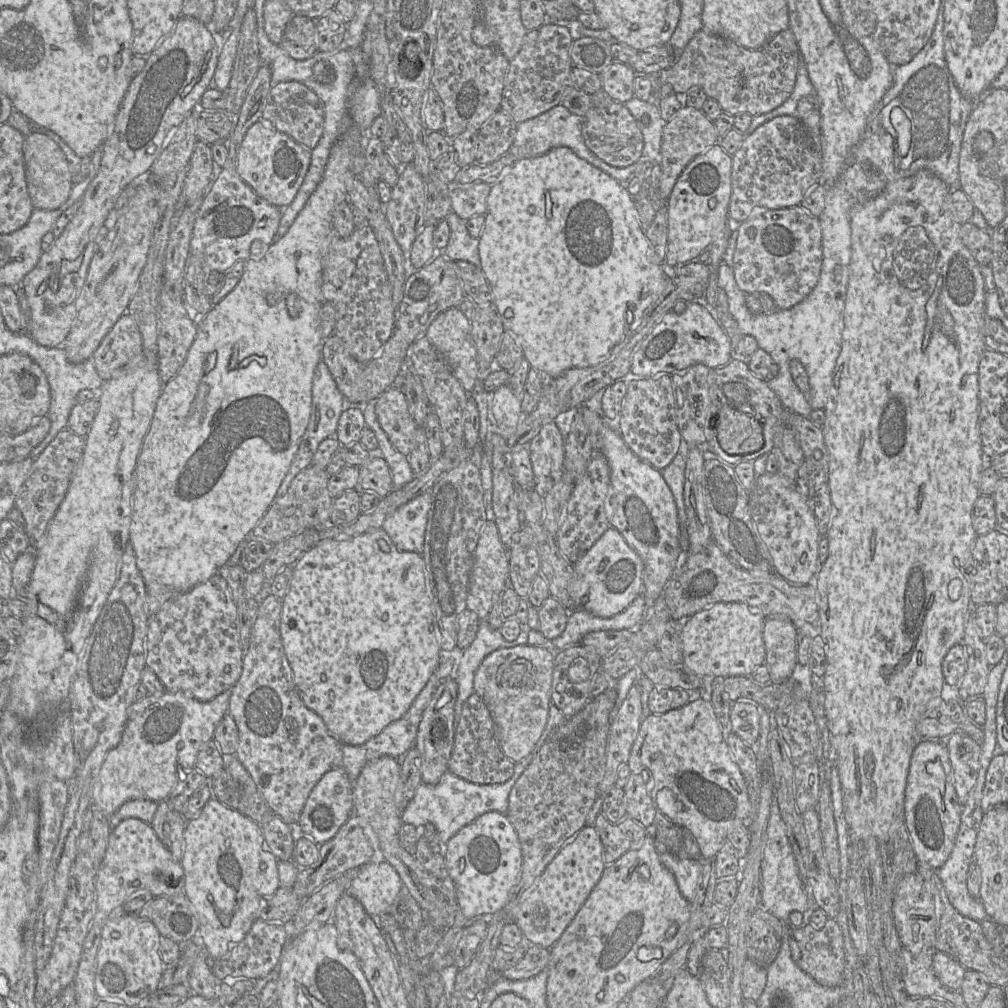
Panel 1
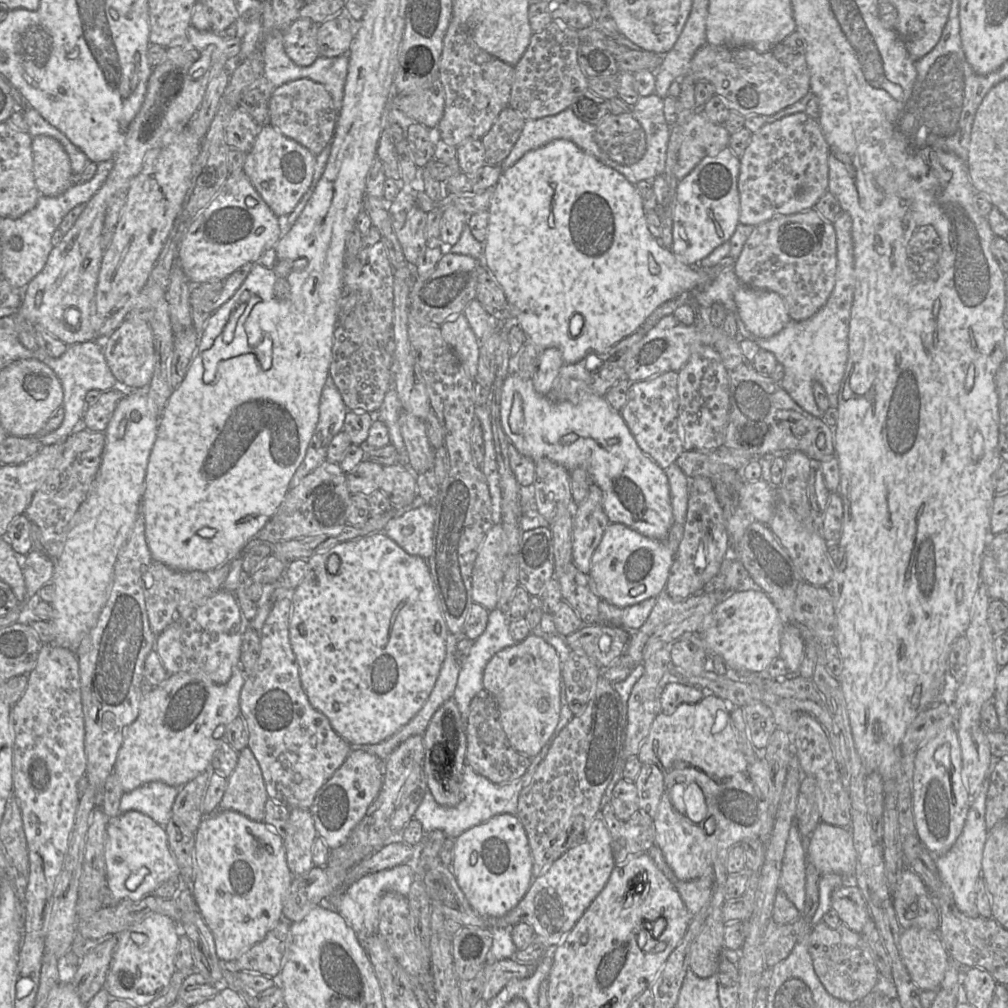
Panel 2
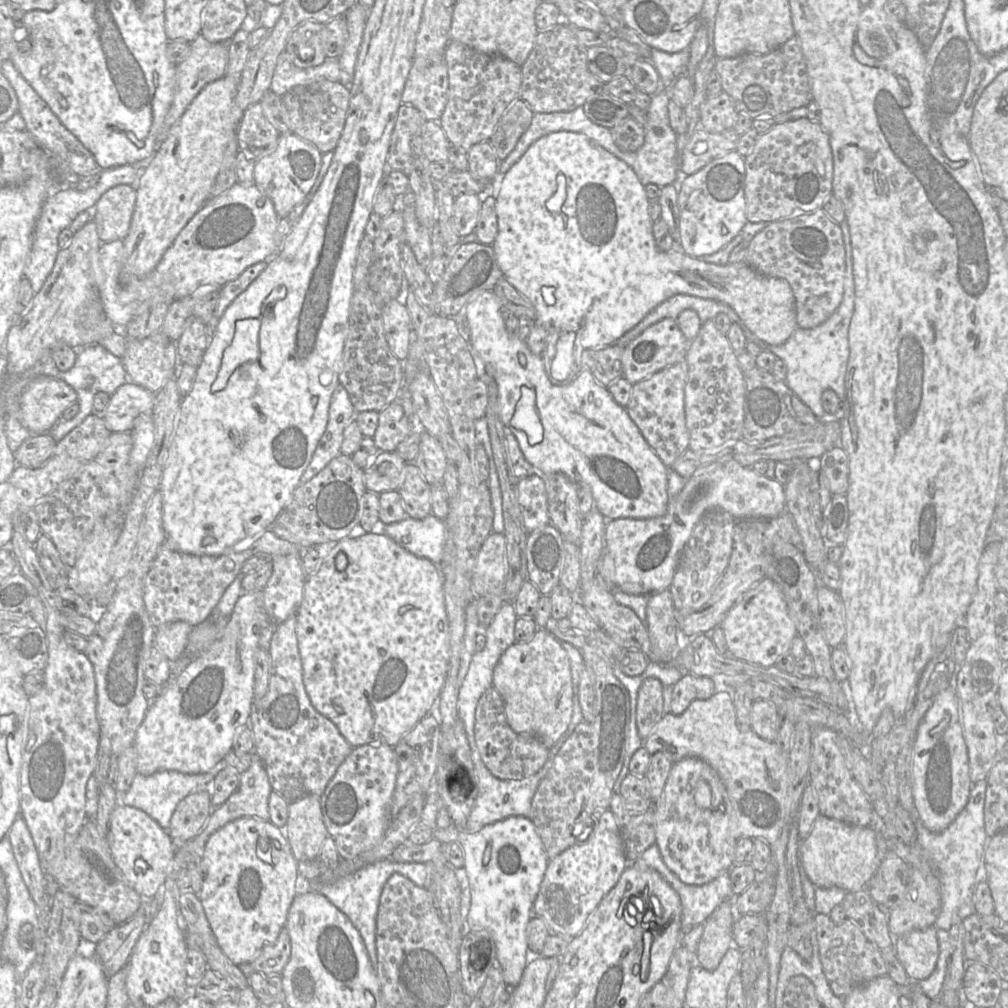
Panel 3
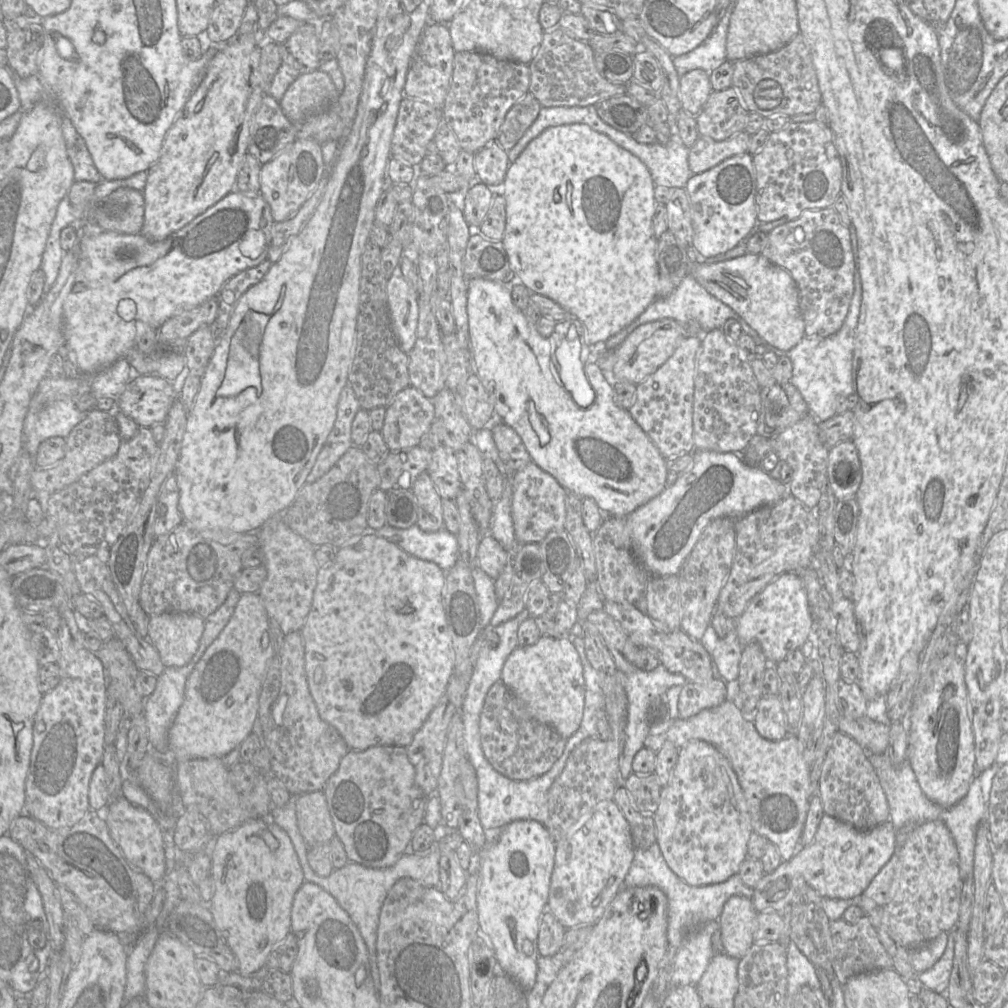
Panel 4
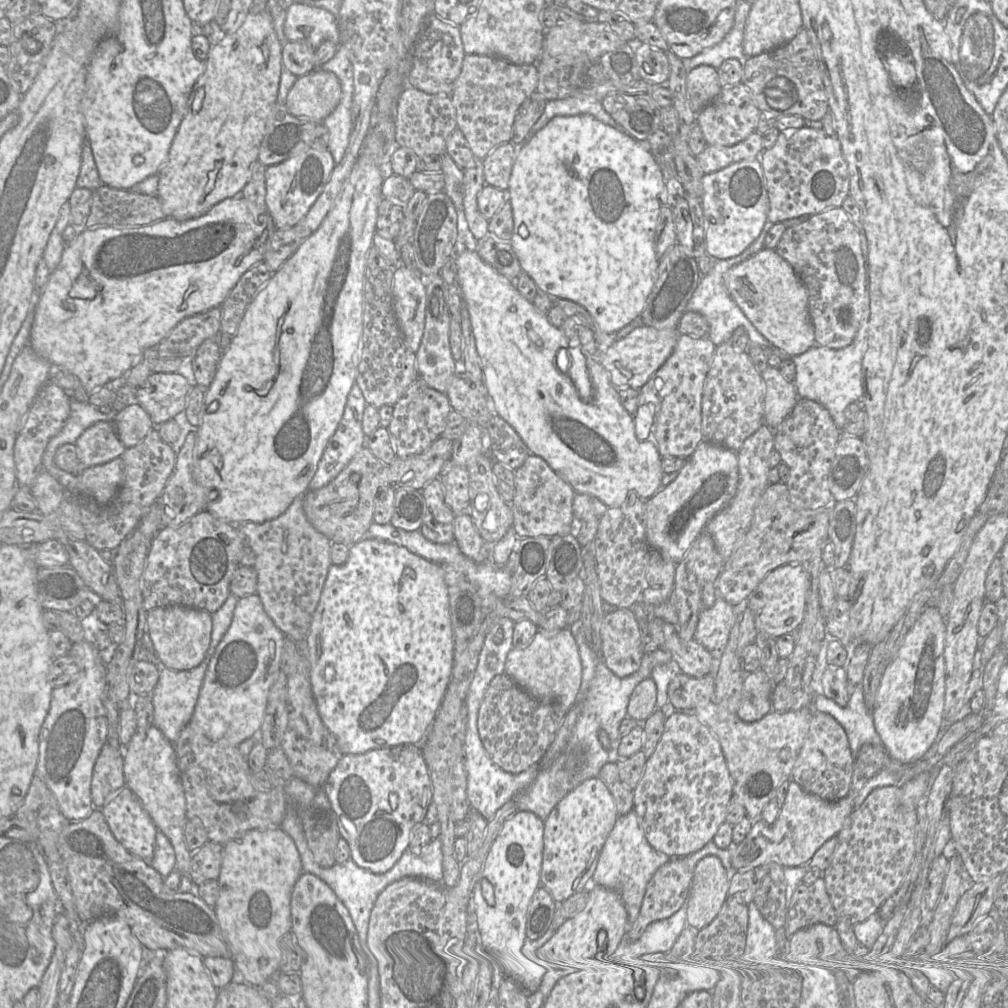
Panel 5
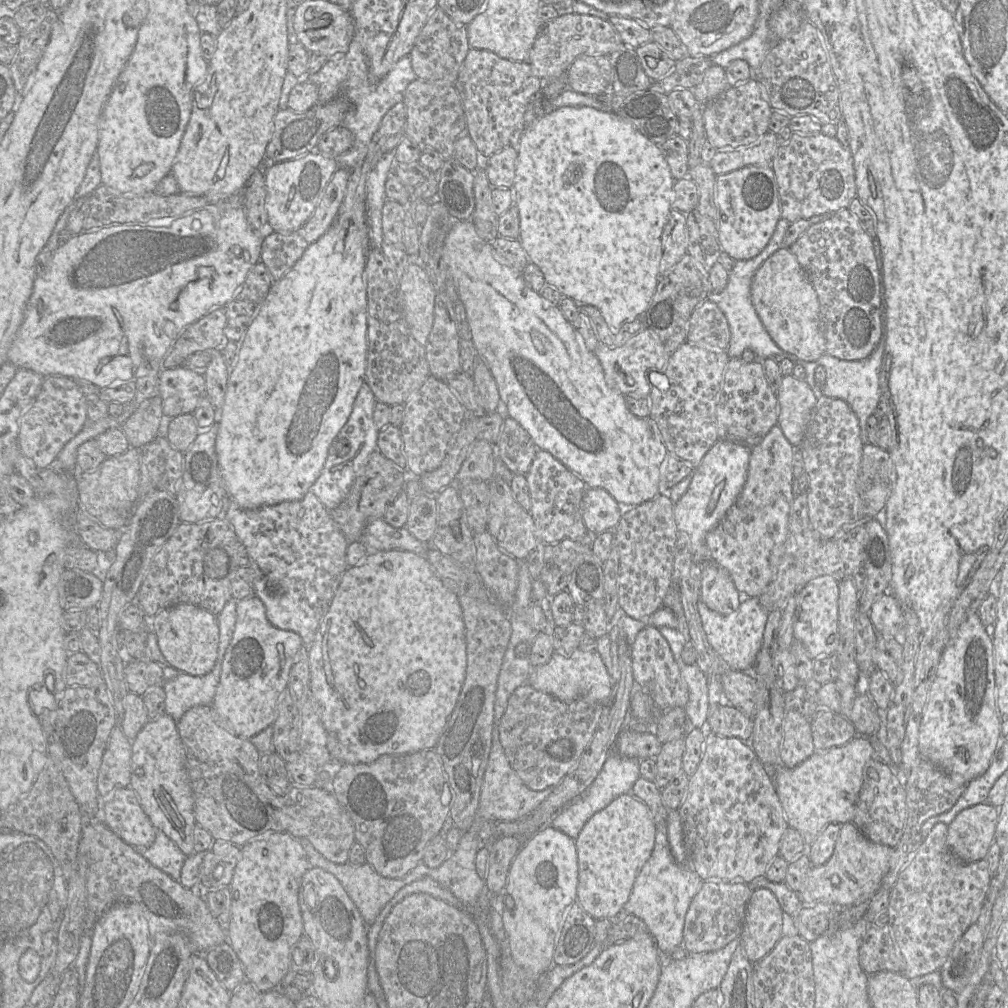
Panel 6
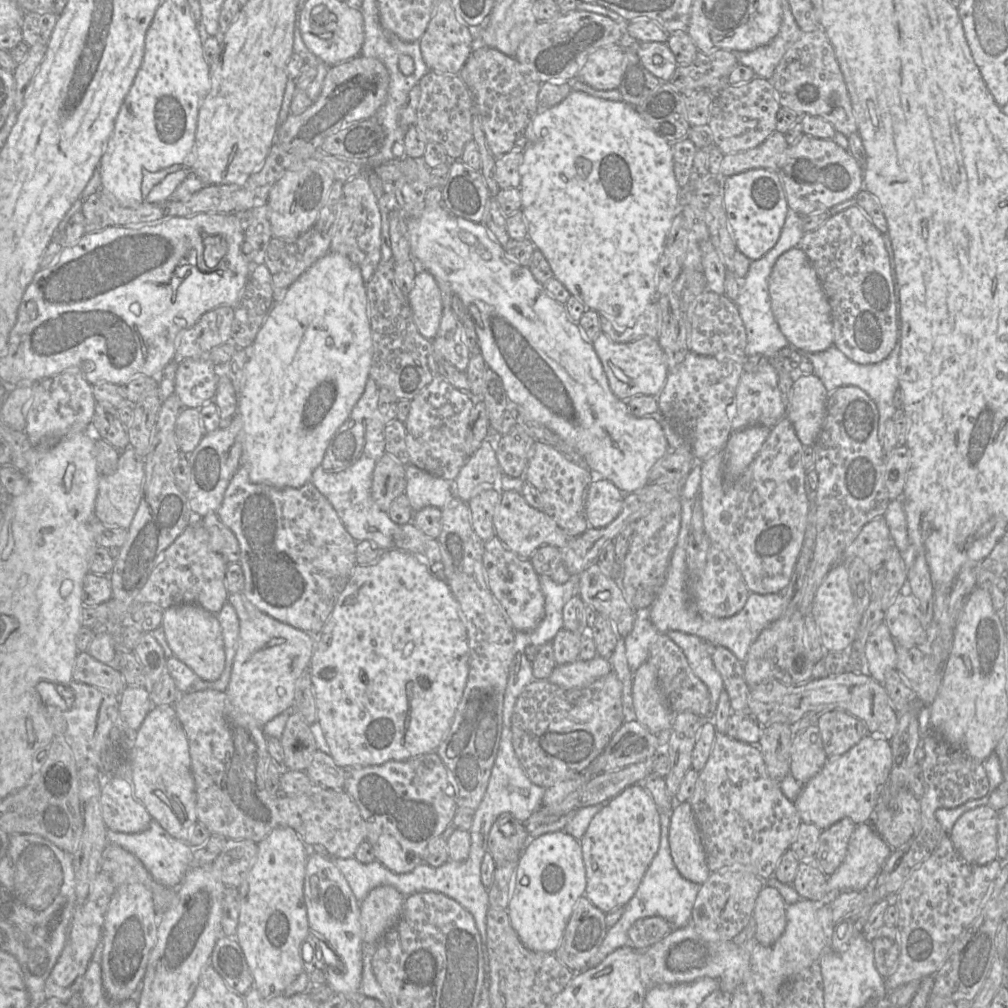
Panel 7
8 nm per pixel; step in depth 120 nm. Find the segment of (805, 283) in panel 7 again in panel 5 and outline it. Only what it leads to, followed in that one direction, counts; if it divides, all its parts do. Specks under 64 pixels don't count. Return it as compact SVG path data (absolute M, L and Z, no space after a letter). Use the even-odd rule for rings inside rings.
M763 248L731 267L723 279L730 296L773 346L794 357L816 345L808 290L793 267L776 250Z

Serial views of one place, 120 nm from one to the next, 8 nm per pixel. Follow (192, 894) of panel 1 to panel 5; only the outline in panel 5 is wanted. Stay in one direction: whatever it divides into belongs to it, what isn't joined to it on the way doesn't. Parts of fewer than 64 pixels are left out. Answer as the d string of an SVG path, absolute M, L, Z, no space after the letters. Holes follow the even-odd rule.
M280 827L250 830L223 845L219 897L214 910L235 968L254 987L280 973L281 940L292 932L292 892L303 873L295 842Z

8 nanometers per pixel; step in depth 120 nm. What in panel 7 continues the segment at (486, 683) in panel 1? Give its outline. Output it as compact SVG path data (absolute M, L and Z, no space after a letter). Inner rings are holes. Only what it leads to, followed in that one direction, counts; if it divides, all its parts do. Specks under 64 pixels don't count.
M596 655L586 661L576 659L567 664L555 665L547 680L565 689L582 688L611 671L608 660Z

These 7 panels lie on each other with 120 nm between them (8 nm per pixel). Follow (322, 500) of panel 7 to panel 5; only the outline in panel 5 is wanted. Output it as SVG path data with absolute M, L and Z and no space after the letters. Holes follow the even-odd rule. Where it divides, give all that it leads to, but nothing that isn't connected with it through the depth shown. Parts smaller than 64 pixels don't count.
M296 498L288 509L275 519L263 523L245 522L238 526L245 543L255 553L254 569L257 572L256 594L260 597L264 611L274 625L297 643L304 643L331 567L330 548L332 542L318 532L307 520L303 509L303 498Z

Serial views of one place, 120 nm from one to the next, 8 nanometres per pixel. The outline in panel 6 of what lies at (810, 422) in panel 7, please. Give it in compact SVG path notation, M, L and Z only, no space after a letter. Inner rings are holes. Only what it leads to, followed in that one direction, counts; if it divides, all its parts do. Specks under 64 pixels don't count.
M792 375L783 377L776 394L779 401L778 426L794 447L800 447L818 398L806 381Z

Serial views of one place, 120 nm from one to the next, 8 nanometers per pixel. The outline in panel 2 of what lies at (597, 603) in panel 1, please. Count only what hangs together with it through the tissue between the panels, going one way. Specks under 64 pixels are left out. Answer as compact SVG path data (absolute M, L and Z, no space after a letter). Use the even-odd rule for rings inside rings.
M610 522L592 555L588 573L601 600L624 608L656 597L665 590L683 533L684 525L674 522L665 540L655 540L624 524Z

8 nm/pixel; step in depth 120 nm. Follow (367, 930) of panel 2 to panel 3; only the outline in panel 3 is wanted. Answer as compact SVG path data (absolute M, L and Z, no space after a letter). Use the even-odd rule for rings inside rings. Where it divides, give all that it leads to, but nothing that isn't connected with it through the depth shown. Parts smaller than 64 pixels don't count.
M386 858L364 866L356 872L342 877L331 884L320 883L317 879L309 880L309 890L324 895L334 906L345 914L360 933L366 946L372 966L376 971L376 927L380 897L384 885L393 874L401 874L419 887L423 887L427 880L428 868L425 863L401 863Z

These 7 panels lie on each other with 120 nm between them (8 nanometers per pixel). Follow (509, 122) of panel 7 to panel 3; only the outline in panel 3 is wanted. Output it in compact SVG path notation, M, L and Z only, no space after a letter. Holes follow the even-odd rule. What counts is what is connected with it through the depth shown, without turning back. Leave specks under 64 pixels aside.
M454 40L445 48L444 61L448 70L449 97L438 122L452 146L468 151L474 144L489 141L506 109L520 99L521 66Z

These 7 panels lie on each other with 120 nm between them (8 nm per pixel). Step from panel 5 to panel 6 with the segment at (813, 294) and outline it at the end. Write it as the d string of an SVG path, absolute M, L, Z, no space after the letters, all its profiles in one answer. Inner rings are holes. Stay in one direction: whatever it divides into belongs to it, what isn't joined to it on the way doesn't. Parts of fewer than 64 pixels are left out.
M844 208L813 223L789 249L817 292L826 354L842 360L866 359L884 337L882 265L878 239L873 239L858 217Z

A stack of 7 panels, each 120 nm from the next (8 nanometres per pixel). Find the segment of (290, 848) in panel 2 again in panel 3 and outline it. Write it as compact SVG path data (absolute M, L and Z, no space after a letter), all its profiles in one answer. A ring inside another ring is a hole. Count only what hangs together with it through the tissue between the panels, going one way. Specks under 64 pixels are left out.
M308 795L289 803L284 833L298 862L319 859L322 843L329 836L320 796Z

